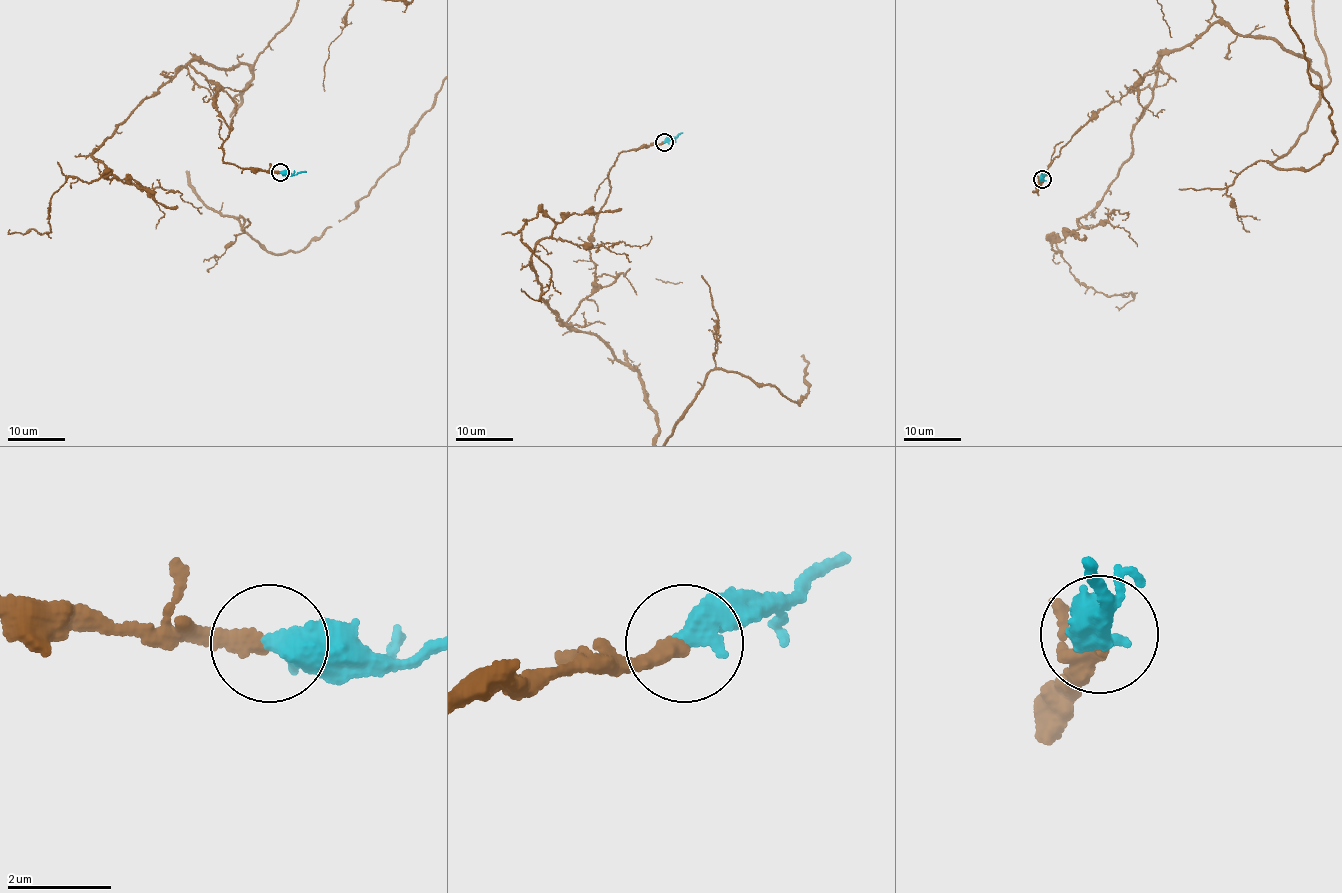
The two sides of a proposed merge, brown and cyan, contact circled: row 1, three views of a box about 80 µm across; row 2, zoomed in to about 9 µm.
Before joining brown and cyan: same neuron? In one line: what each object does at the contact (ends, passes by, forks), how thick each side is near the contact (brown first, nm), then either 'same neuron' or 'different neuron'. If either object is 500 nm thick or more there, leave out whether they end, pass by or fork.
calibres 320 and 500 nm; same neuron

